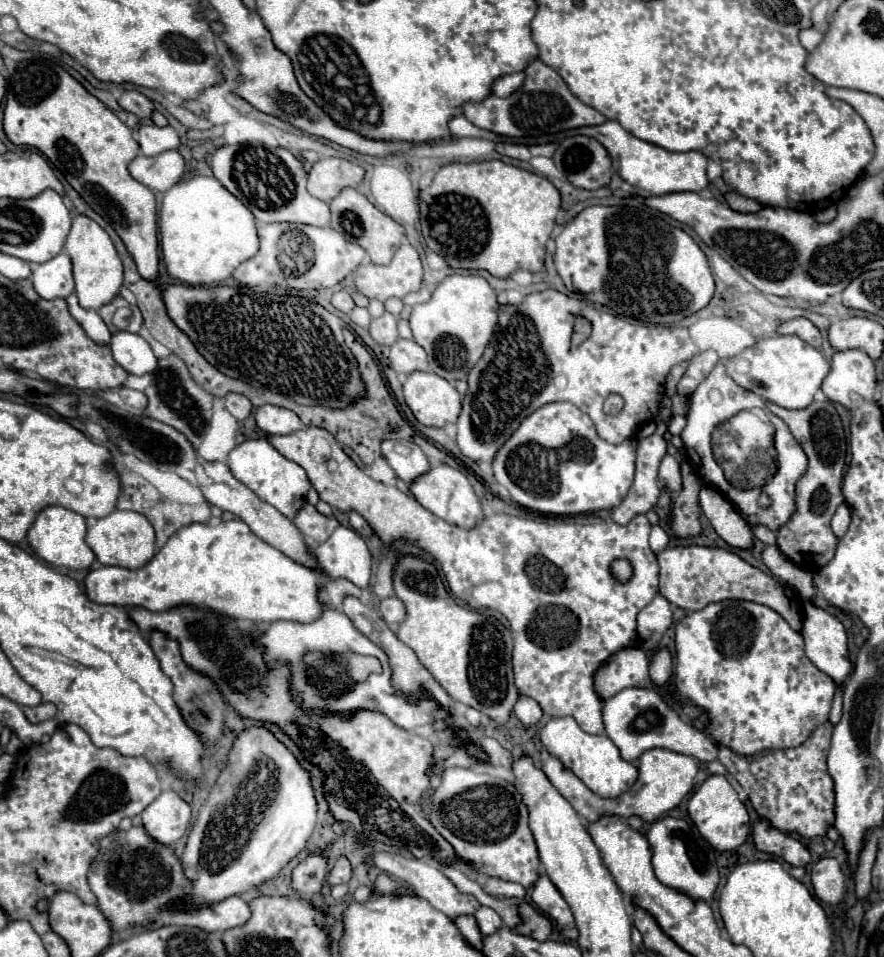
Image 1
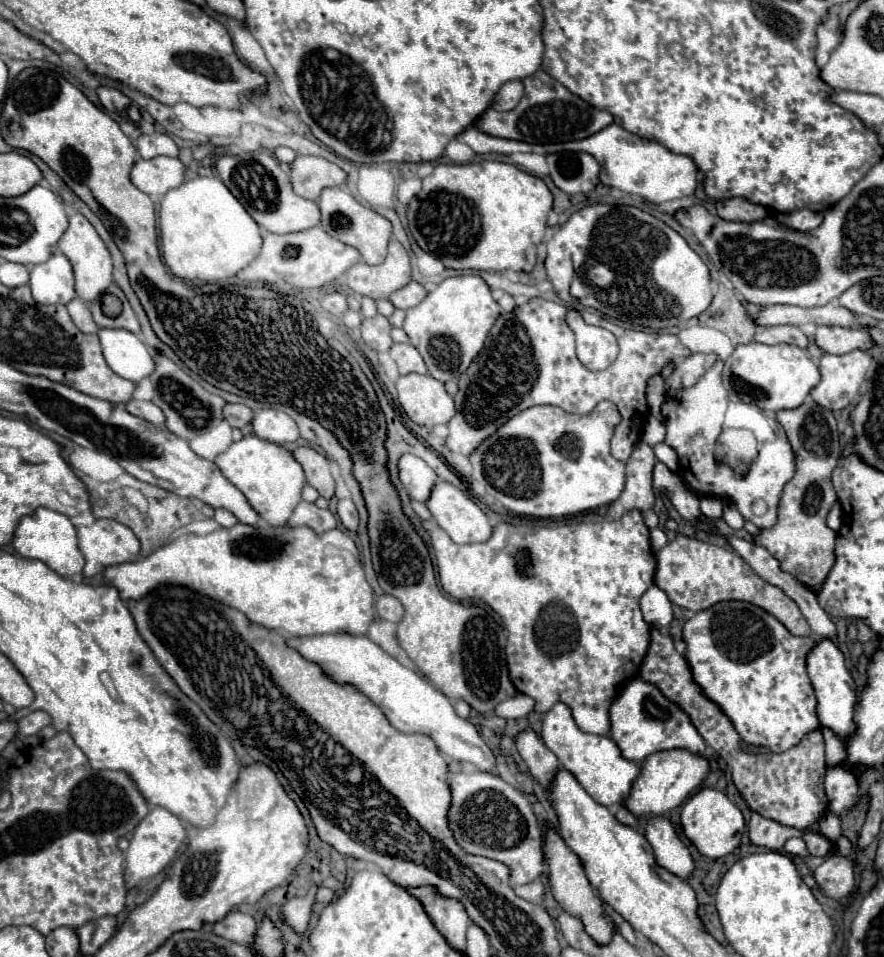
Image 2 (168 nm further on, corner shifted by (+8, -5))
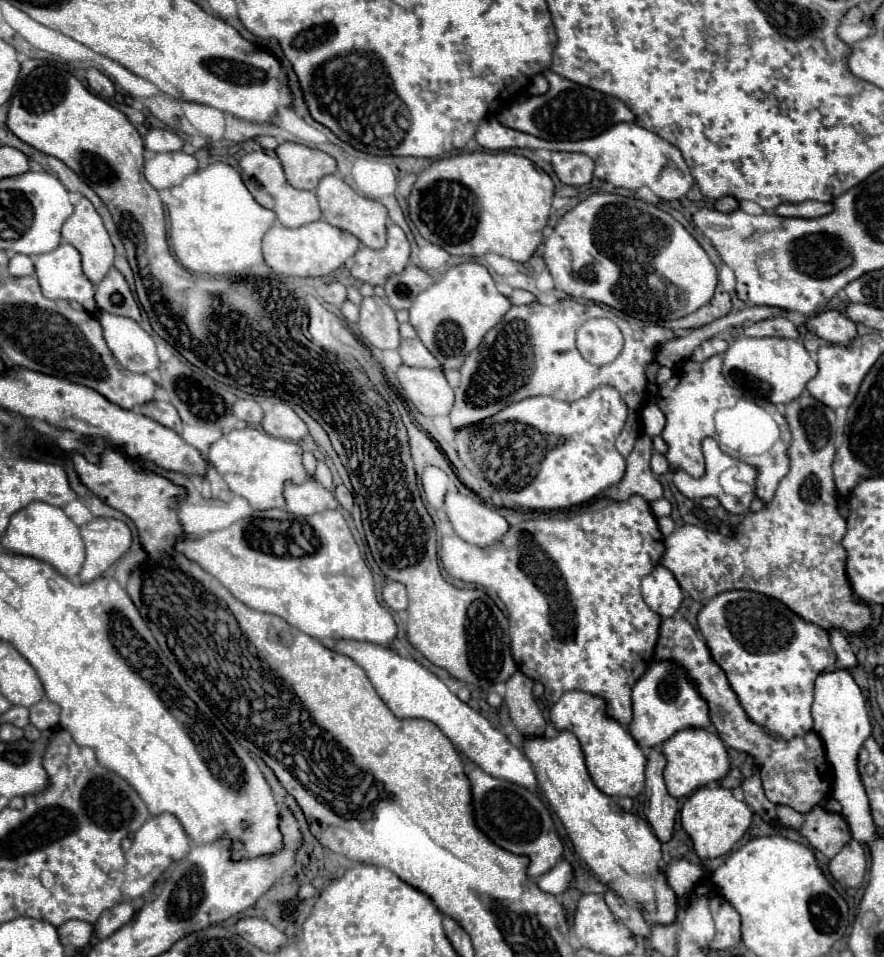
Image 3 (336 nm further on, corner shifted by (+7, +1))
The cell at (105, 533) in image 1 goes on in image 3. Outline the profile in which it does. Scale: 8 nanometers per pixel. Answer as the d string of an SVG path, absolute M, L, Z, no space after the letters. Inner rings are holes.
M93 519L81 525L87 559L79 573L81 583L91 583L101 577L121 555L131 547L131 531L117 519Z

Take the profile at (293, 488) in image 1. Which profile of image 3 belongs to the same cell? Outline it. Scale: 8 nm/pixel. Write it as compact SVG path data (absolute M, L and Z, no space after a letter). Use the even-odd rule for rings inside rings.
M255 427L233 429L221 435L221 439L209 447L207 459L229 485L229 489L245 497L255 509L283 509L283 483L287 479L301 483L307 475L301 463L301 447L297 443L271 437Z

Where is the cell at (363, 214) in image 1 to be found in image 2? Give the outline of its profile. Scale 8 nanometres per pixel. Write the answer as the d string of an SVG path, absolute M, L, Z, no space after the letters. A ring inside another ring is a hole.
M328 187L320 195L320 213L322 213L322 229L332 235L334 239L356 247L362 255L362 259L368 265L376 265L384 261L390 237L392 237L392 225L388 219L378 215L376 211L360 205L350 193L346 193L340 187Z

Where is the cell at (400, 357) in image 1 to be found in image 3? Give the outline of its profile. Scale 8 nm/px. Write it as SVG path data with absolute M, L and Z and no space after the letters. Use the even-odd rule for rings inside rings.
M403 339L399 347L399 355L409 367L439 367L439 361L429 353L429 349L419 339Z

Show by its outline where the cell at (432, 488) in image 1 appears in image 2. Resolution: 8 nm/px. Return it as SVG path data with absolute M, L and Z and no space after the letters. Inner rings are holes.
M436 481L426 507L432 519L456 543L480 543L492 535L492 525L484 511L462 489L446 481Z

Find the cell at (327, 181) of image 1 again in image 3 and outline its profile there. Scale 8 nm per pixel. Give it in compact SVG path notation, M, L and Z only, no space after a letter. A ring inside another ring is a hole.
M281 143L275 153L285 169L287 181L295 189L315 191L321 177L337 171L337 163L331 155L299 143Z

